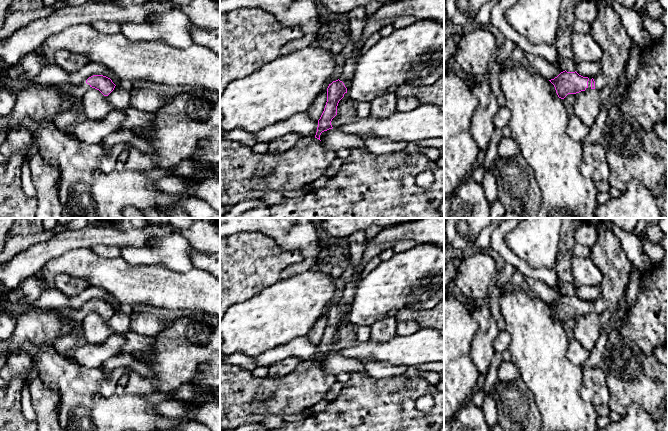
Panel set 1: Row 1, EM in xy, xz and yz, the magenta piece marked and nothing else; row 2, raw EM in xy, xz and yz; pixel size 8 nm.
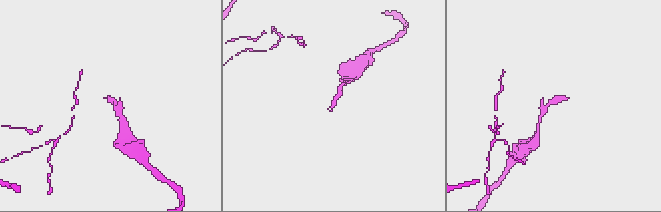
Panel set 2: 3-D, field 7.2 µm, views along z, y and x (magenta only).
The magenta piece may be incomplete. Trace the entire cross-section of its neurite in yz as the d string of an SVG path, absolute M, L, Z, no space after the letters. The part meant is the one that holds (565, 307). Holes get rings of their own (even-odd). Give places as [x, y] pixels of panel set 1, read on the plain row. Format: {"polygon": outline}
{"polygon": "M603 221L595 224L597 238L590 248L590 258L602 271L602 291L594 302L583 301L575 296L561 296L554 303L549 304L555 311L559 322L564 323L568 318L604 311L614 313L619 304L625 299L630 280L632 264L625 255L619 239L608 229L601 231L599 226Z"}

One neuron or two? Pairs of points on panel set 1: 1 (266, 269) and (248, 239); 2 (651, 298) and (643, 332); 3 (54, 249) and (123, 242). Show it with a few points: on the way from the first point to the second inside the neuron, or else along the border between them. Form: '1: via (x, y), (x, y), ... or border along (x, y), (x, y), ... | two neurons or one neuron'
1: via (259, 262), (248, 251), (248, 246) | one neuron
2: via (651, 306), (651, 322), (649, 324) | one neuron
3: via (71, 240), (87, 237), (106, 237) | one neuron

